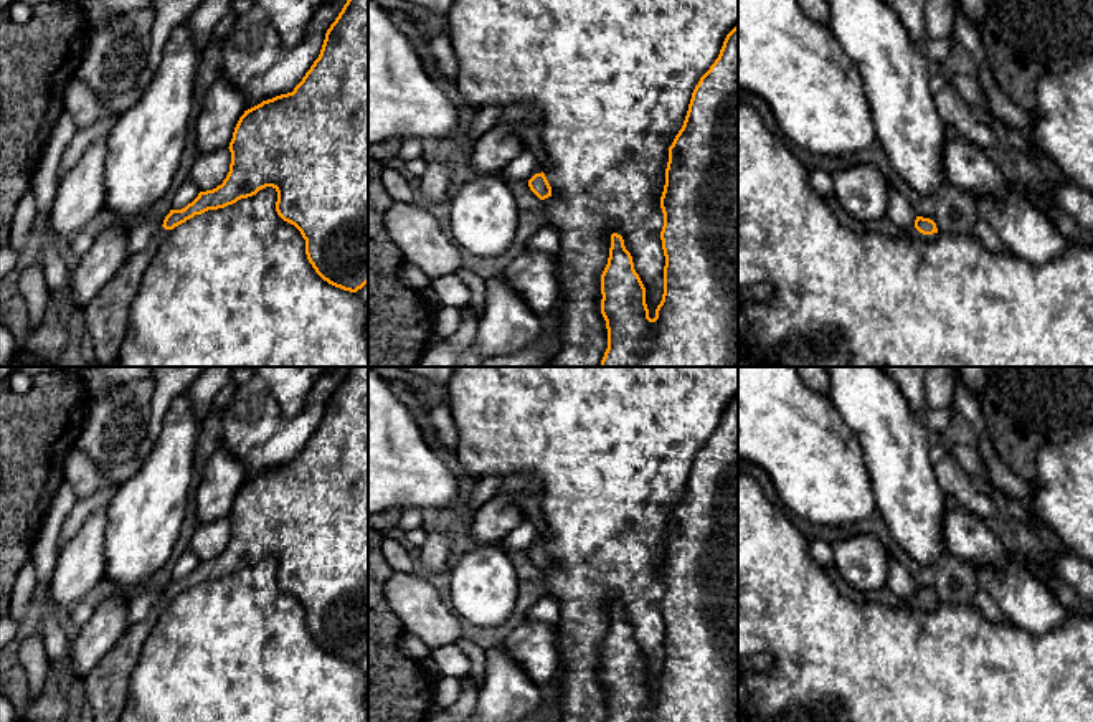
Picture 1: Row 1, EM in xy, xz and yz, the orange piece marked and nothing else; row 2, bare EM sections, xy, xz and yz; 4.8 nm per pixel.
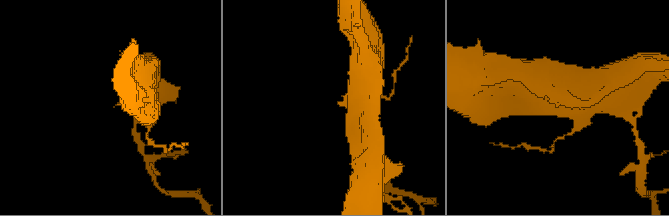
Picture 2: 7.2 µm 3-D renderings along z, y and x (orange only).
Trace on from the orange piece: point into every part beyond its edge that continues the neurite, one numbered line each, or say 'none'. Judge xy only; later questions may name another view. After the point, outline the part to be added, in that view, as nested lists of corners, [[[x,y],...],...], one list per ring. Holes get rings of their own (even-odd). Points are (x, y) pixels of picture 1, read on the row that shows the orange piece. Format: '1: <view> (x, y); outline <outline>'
1: xy (106, 316); outline [[[160,226],[149,245],[127,258],[114,278],[83,309],[94,359],[101,367],[117,362],[127,332],[129,309],[140,287],[145,269],[172,230]]]

